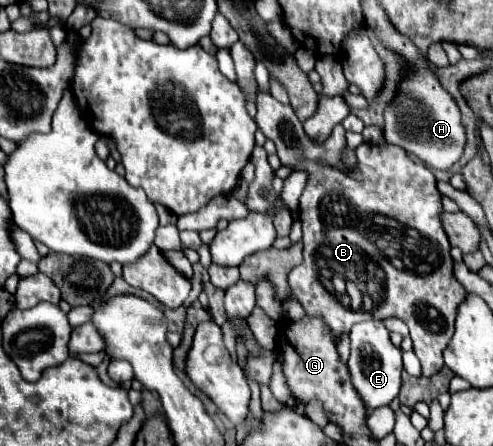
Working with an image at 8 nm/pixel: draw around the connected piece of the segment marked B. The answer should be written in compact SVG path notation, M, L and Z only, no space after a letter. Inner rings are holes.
M258 87L256 107L256 125L266 139L274 141L282 165L304 169L310 175L300 197L304 261L288 275L292 293L306 315L320 315L336 343L340 343L342 335L350 333L354 323L398 317L410 329L422 373L426 377L438 373L444 367L442 351L454 335L456 313L466 299L466 291L452 273L450 243L440 223L440 191L436 189L436 179L430 169L408 157L400 147L362 143L356 149L358 167L346 171L340 159L346 147L342 125L336 125L332 135L316 147L306 137L290 105L276 101ZM340 195L346 199L348 207L352 207L352 219L348 219L344 227L340 227L340 211L336 213L336 209L340 209ZM374 213L386 215L388 219L384 219L382 229L372 223L366 233L362 233L358 225L362 221L370 223Z

